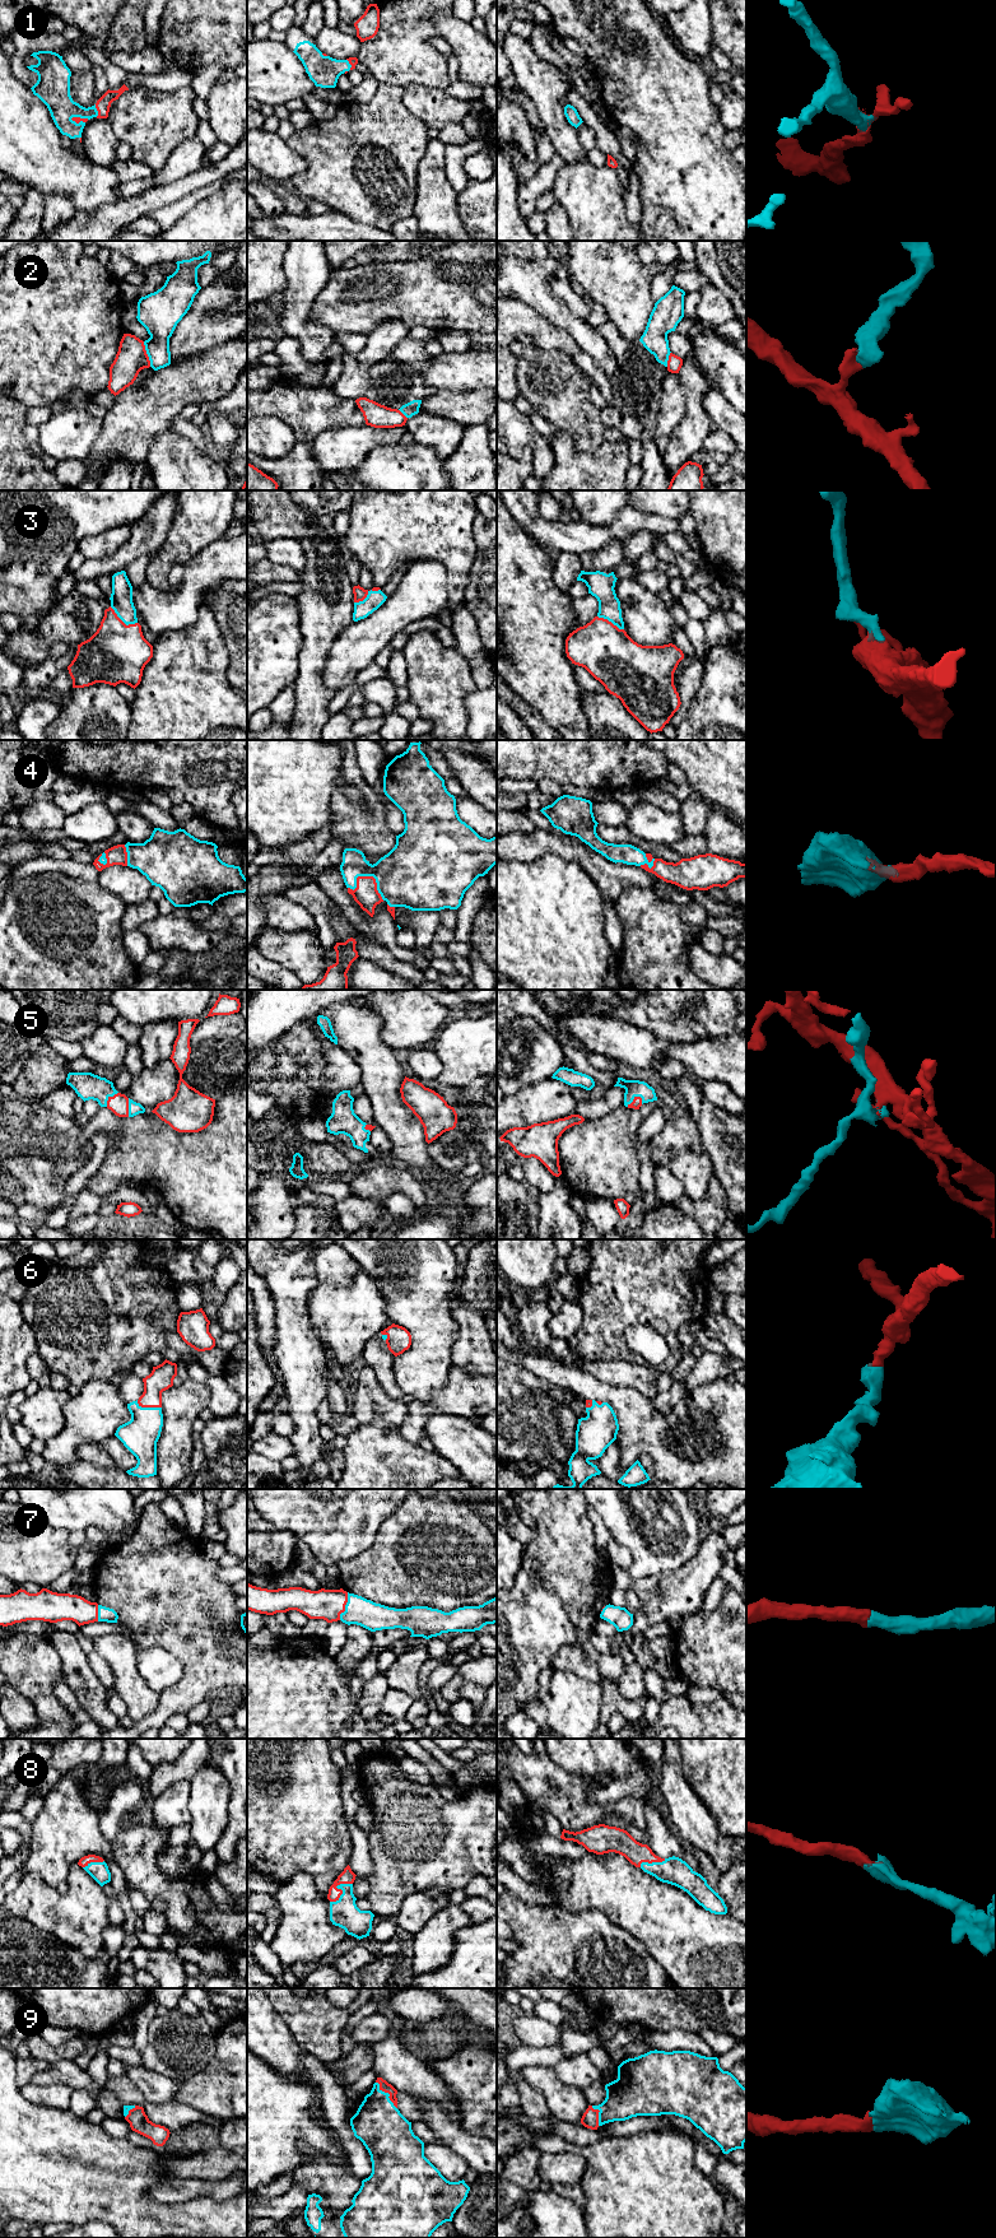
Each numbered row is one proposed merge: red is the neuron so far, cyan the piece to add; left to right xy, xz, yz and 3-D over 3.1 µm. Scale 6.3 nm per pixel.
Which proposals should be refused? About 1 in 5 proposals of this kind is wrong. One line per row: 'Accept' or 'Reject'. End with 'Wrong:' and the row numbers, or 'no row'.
1: Accept
2: Reject
3: Accept
4: Accept
5: Accept
6: Accept
7: Accept
8: Accept
9: Accept
Wrong: 2

